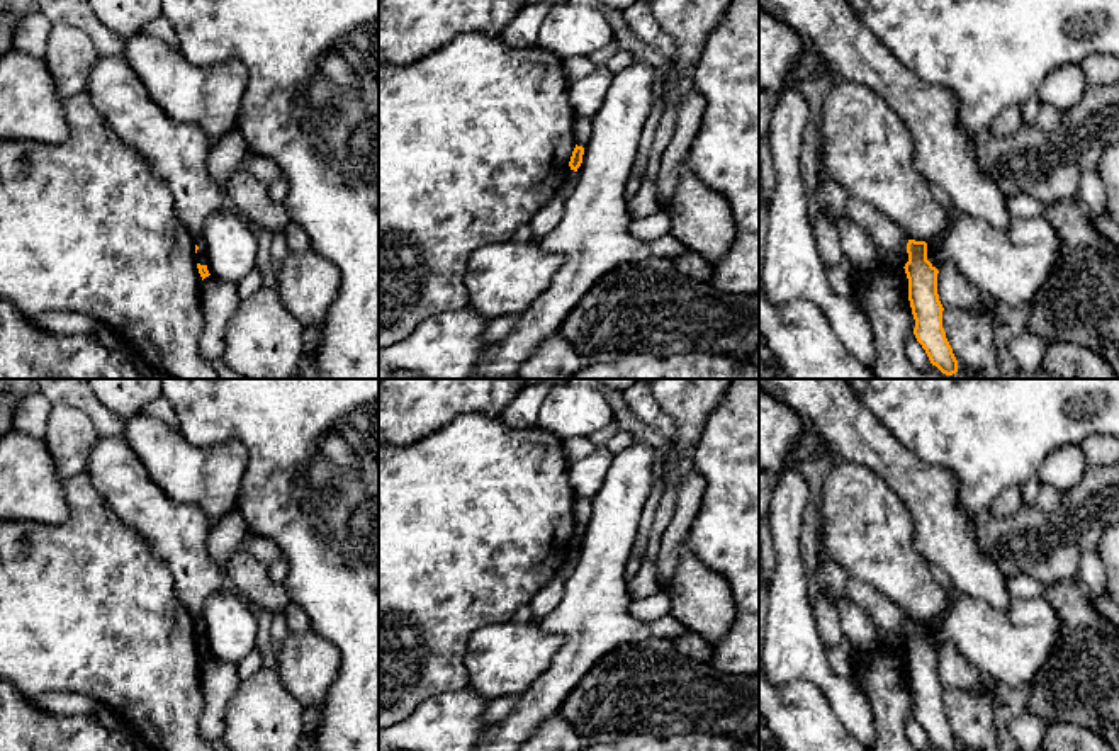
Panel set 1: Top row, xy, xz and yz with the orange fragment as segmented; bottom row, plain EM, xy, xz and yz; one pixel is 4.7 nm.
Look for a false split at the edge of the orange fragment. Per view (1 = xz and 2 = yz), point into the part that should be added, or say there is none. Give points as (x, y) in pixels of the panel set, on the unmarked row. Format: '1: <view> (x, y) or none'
1: none
2: none

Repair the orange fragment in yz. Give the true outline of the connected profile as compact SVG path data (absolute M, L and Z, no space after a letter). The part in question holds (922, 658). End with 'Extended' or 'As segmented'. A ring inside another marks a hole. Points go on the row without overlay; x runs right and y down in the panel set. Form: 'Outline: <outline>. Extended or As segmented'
Outline: M908 620L908 681L915 700L914 715L939 751L958 751L958 741L942 709L942 685L937 675L939 651L927 641L927 624Z. As segmented

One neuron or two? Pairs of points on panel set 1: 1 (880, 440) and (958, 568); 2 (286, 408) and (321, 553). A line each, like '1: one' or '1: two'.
1: one
2: one

